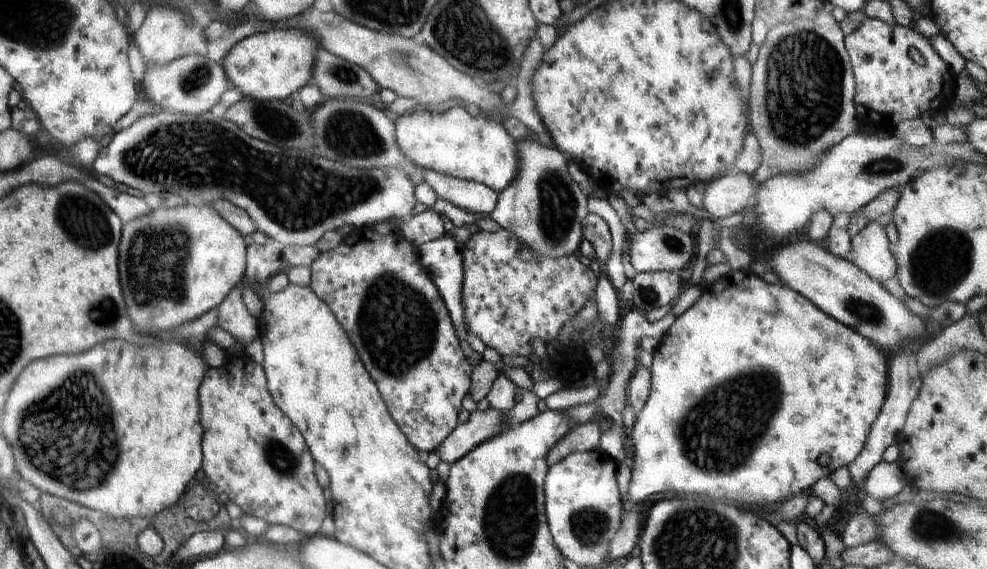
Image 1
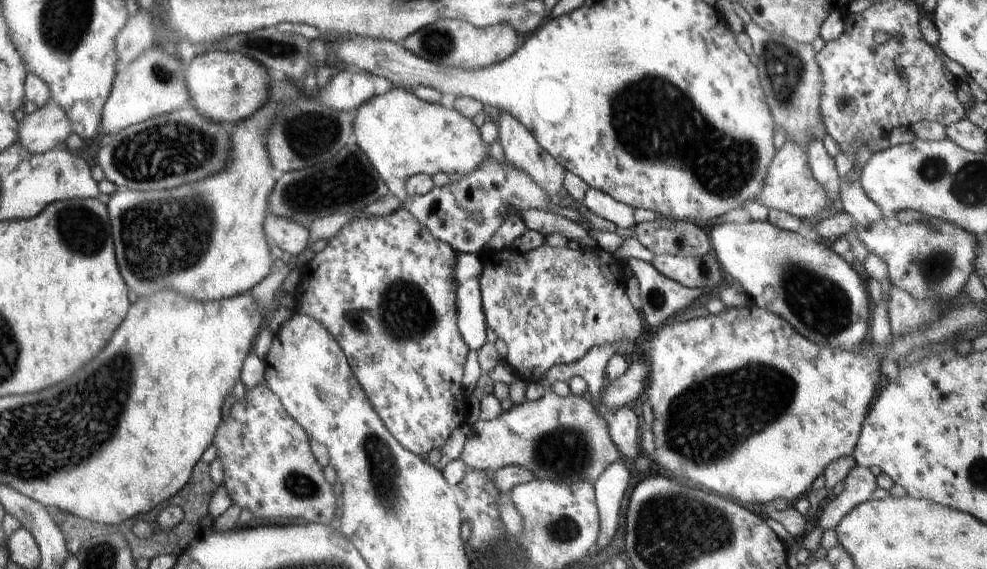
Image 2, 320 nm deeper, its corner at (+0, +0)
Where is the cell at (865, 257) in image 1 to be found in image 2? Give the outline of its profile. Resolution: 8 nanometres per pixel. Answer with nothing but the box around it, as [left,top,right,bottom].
[839,179,883,227]

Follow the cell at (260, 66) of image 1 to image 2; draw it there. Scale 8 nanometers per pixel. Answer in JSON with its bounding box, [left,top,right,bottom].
[183,50,270,123]

